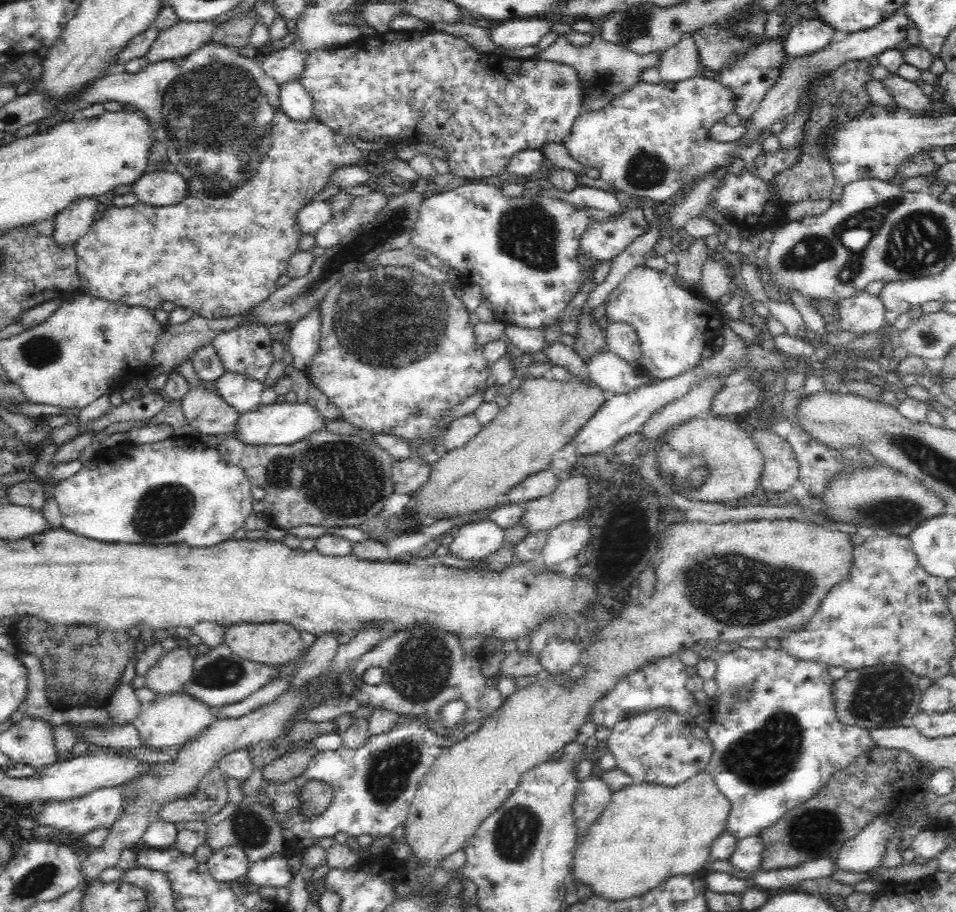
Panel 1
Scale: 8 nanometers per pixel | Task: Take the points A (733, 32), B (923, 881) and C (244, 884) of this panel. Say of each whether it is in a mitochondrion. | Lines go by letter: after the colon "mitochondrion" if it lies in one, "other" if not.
A: mitochondrion
B: other
C: other

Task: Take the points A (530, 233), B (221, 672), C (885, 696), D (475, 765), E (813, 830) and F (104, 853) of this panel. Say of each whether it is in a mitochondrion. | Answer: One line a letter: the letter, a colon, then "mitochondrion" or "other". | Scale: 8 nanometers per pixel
A: mitochondrion
B: mitochondrion
C: mitochondrion
D: other
E: mitochondrion
F: other

